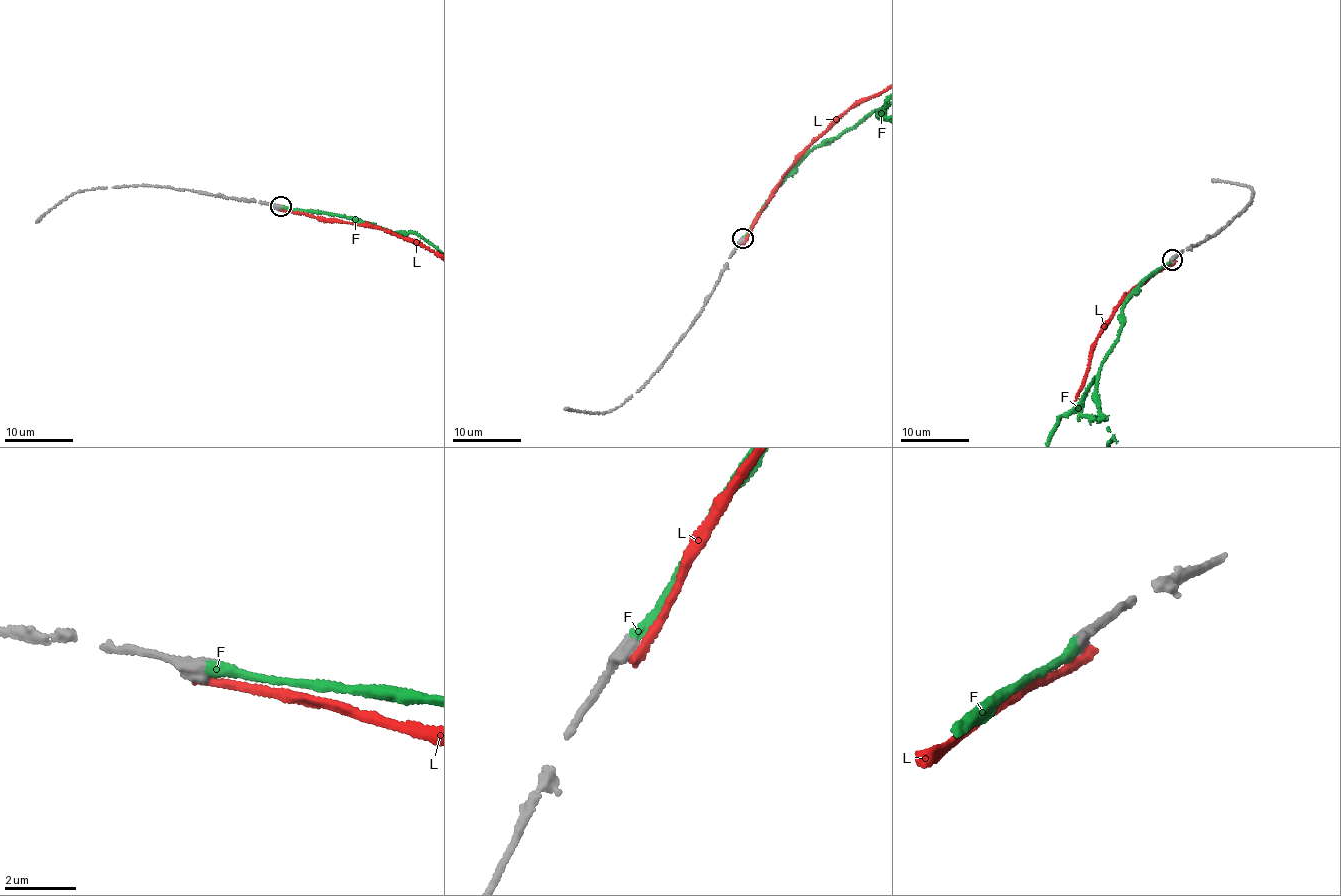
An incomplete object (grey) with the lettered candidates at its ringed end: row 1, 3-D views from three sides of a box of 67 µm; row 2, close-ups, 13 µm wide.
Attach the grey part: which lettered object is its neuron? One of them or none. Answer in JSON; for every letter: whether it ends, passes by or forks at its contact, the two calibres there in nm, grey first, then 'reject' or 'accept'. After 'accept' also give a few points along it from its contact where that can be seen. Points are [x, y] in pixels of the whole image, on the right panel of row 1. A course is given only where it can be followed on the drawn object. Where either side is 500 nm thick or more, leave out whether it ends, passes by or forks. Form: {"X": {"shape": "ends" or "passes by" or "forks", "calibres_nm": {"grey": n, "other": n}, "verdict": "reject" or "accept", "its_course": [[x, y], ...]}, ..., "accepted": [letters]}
{"F": {"shape": "ends", "calibres_nm": {"grey": 440, "other": 320}, "verdict": "accept"}, "L": {"shape": "ends", "calibres_nm": {"grey": 440, "other": 320}, "verdict": "reject"}, "accepted": ["F"]}

